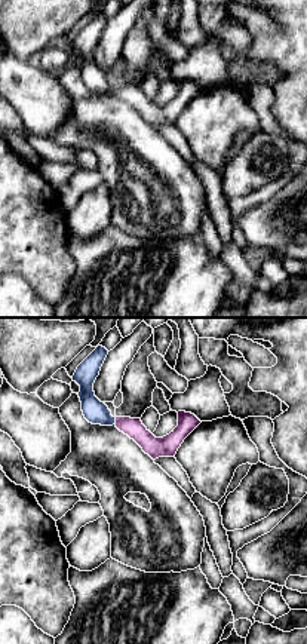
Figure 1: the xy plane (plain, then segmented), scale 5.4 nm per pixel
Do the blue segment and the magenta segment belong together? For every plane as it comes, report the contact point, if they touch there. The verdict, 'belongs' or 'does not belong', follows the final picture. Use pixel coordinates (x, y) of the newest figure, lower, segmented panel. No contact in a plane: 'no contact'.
contact (114, 420)

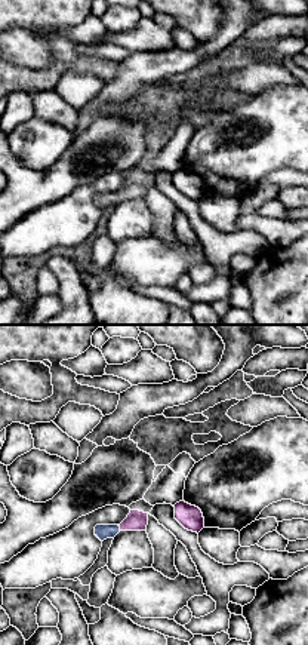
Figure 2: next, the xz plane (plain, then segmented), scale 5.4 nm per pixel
contact (119, 528)

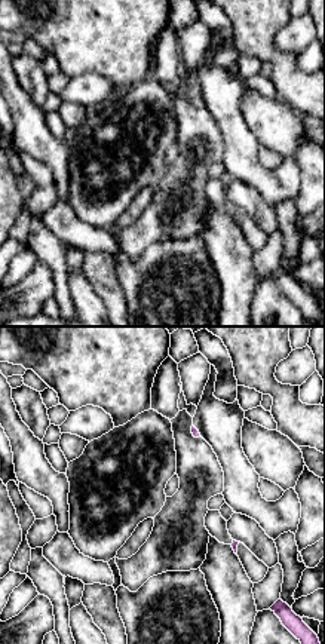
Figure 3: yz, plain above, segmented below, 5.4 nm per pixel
no contact

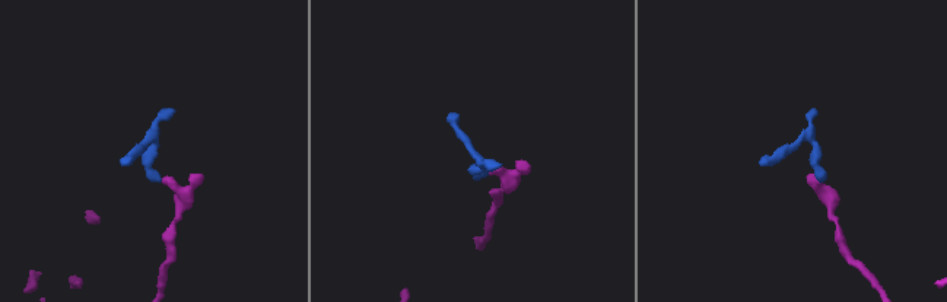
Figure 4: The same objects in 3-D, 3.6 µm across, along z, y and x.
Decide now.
belongs

